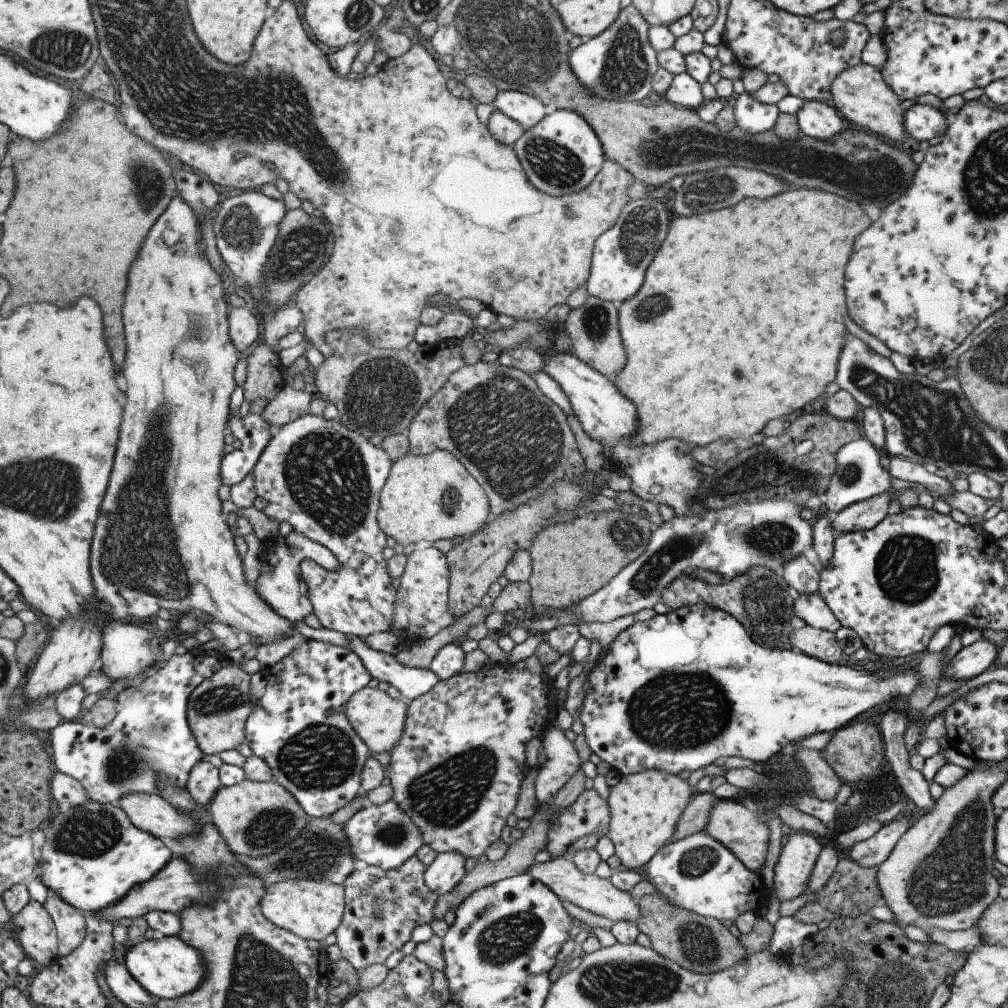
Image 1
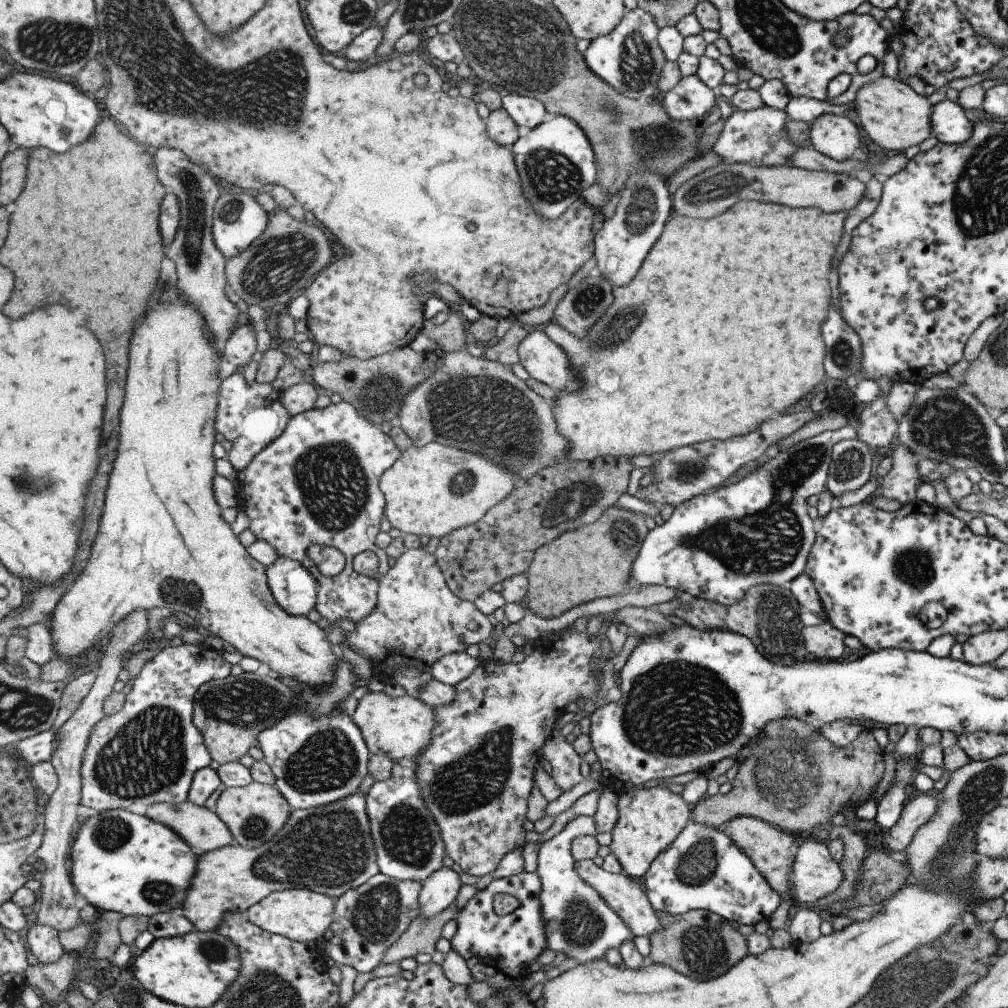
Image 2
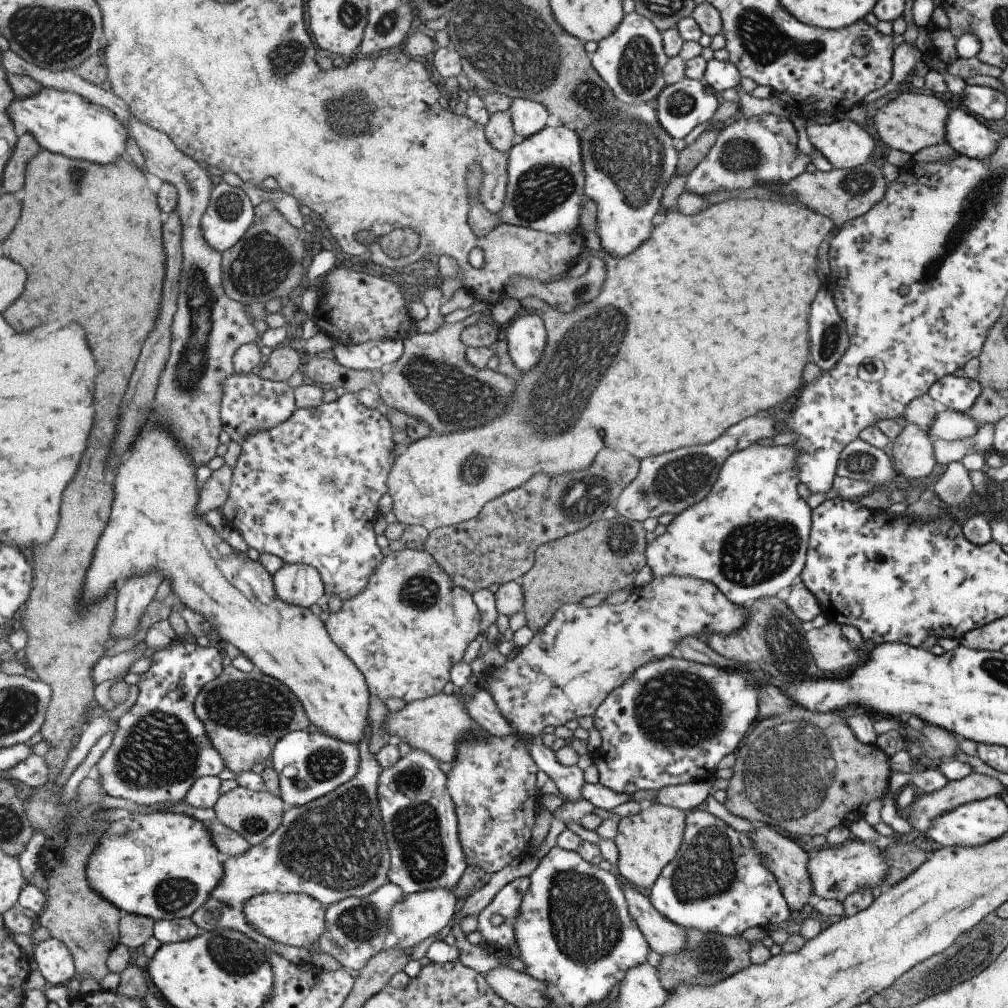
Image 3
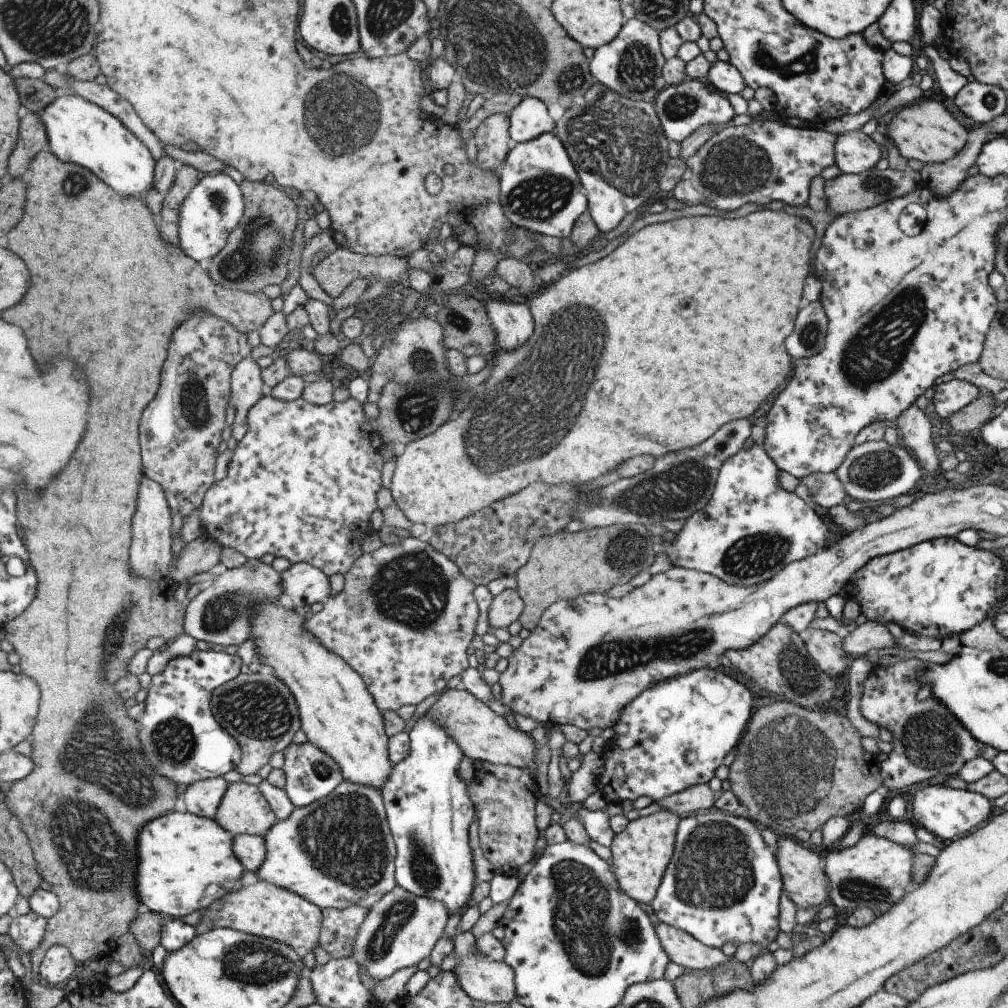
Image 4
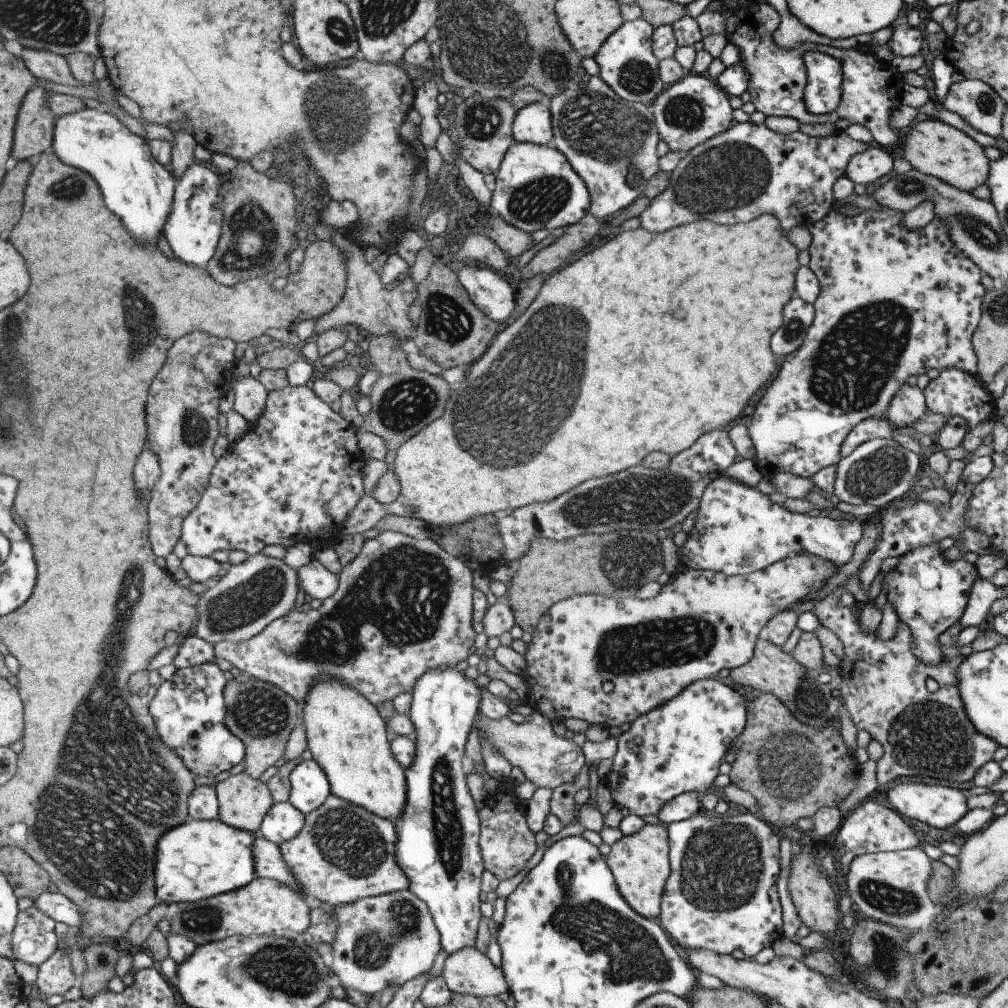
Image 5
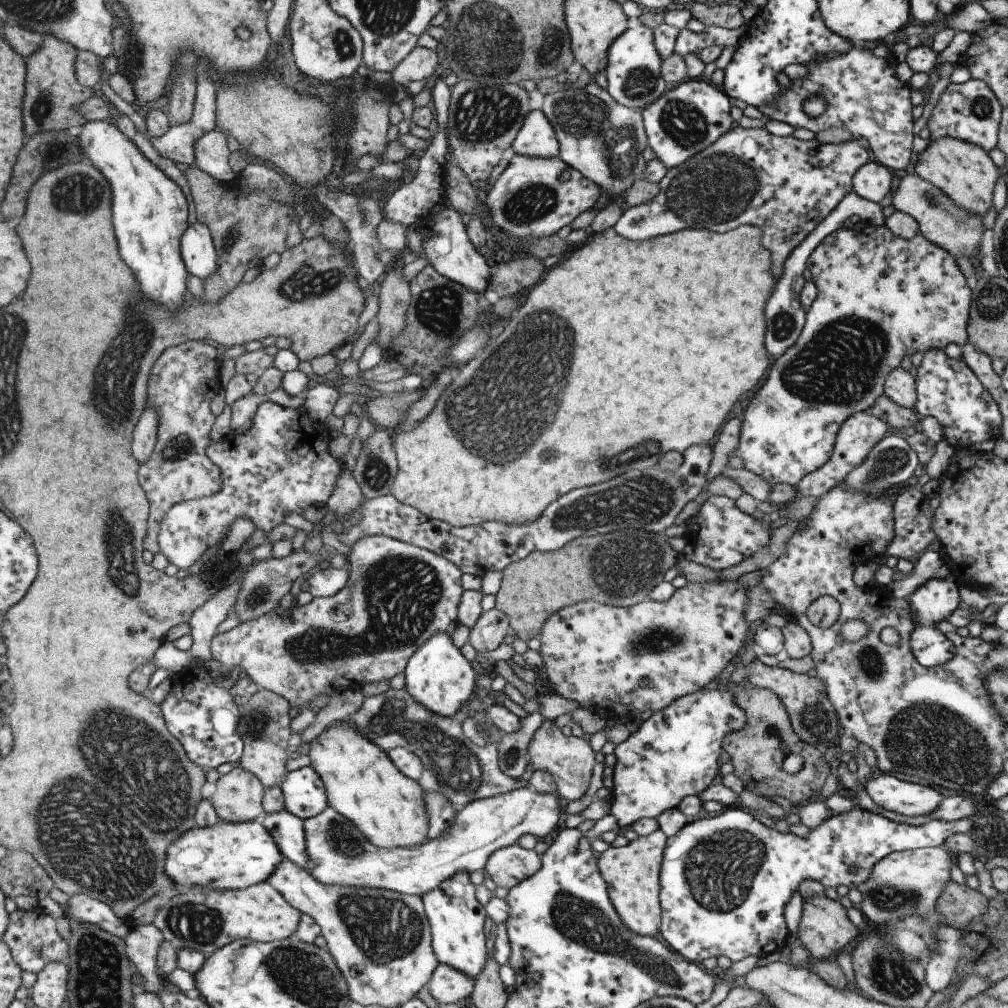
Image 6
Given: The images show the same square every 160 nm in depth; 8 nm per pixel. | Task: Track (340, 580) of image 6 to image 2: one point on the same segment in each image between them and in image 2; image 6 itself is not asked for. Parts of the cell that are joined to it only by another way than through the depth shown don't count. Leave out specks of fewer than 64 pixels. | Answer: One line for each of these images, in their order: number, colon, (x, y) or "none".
2: (296, 589)
3: (301, 585)
4: (304, 584)
5: (315, 580)

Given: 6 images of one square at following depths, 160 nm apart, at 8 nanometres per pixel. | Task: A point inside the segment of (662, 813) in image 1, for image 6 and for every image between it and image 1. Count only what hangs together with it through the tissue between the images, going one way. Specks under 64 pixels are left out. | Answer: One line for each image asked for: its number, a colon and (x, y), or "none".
2: (648, 819)
3: (646, 841)
4: (640, 852)
5: (638, 862)
6: (630, 873)

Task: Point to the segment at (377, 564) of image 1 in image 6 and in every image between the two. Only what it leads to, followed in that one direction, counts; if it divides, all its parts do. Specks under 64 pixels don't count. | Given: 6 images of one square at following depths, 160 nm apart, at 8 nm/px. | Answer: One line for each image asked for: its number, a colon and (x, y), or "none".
2: (320, 482)
3: (308, 491)
4: (302, 484)
5: (297, 475)
6: (283, 464)

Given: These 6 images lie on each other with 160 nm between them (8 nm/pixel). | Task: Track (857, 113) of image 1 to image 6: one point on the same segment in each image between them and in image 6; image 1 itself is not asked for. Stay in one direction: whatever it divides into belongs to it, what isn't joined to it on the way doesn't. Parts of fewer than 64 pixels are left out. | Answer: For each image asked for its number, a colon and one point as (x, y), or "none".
2: (893, 116)
3: (910, 121)
4: (926, 131)
5: (932, 147)
6: (963, 171)

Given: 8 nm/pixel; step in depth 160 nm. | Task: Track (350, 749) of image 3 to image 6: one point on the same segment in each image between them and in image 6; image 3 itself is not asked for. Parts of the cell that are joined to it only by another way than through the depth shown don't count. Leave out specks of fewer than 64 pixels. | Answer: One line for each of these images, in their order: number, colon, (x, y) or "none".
4: (311, 774)
5: (310, 786)
6: (305, 793)

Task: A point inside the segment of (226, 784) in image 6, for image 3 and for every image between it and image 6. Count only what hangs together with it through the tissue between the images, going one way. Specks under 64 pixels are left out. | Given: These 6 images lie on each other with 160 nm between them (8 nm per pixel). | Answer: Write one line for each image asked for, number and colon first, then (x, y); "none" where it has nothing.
3: (256, 815)
4: (244, 809)
5: (245, 801)

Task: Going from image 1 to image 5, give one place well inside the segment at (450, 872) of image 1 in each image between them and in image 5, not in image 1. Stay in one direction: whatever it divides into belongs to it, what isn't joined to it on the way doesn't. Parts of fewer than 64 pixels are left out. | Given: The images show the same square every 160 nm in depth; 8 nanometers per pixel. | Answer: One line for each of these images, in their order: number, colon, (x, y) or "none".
2: (438, 891)
3: (414, 919)
4: (400, 930)
5: (390, 939)

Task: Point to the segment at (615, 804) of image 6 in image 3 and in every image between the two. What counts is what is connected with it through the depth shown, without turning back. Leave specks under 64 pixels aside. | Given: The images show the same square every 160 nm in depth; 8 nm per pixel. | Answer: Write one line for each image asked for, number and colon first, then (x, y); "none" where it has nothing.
3: (672, 720)
4: (671, 737)
5: (675, 748)

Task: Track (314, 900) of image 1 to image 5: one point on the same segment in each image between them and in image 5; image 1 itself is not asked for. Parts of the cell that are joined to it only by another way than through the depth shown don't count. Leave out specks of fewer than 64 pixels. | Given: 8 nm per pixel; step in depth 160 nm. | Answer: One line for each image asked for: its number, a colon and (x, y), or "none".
2: (304, 915)
3: (297, 919)
4: (261, 909)
5: (264, 907)

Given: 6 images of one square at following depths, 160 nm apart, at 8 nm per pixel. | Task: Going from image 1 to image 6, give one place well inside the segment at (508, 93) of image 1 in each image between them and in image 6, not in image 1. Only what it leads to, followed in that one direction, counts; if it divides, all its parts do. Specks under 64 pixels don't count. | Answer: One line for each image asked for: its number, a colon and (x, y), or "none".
2: (524, 110)
3: (527, 116)
4: (529, 118)
5: (531, 124)
6: (535, 137)

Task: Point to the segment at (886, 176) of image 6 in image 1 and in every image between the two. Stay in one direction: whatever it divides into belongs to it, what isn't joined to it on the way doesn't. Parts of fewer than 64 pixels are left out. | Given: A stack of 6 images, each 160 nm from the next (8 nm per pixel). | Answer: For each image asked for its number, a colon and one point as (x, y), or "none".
1: (815, 119)
2: (835, 136)
3: (844, 143)
4: (854, 152)
5: (868, 165)

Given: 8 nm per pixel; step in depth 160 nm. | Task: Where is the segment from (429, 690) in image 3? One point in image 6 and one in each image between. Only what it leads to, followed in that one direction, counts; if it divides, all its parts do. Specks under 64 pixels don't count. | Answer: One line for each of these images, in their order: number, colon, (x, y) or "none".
4: (406, 614)
5: (403, 608)
6: (399, 594)

